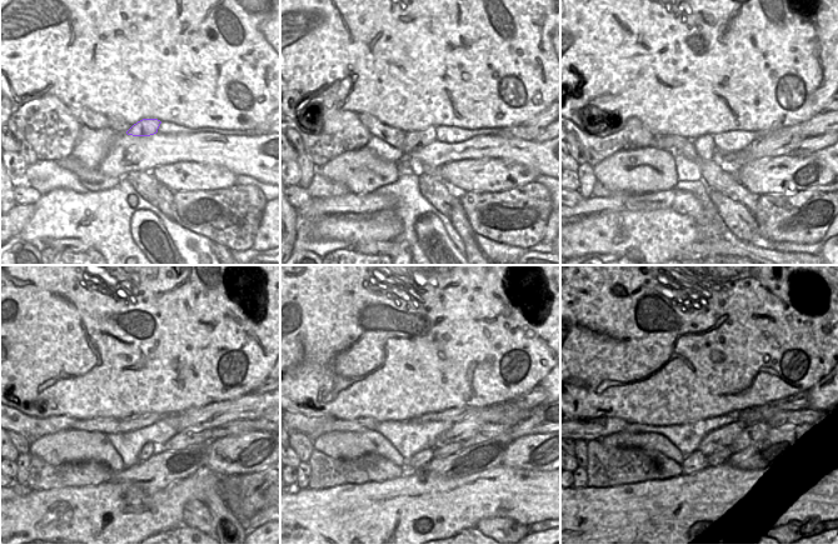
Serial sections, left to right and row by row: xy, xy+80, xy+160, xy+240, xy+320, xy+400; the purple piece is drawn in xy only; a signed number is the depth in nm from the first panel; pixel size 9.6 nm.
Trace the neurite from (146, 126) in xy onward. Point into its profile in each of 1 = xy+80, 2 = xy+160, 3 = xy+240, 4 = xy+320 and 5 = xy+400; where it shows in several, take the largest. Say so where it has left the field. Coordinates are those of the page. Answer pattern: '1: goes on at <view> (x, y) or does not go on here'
1: goes on at xy+80 (415, 140)
2: goes on at xy+160 (704, 145)
3: goes on at xy+240 (148, 449)
4: goes on at xy+320 (419, 460)
5: goes on at xy+400 (696, 462)

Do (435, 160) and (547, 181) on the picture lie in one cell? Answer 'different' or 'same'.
different

